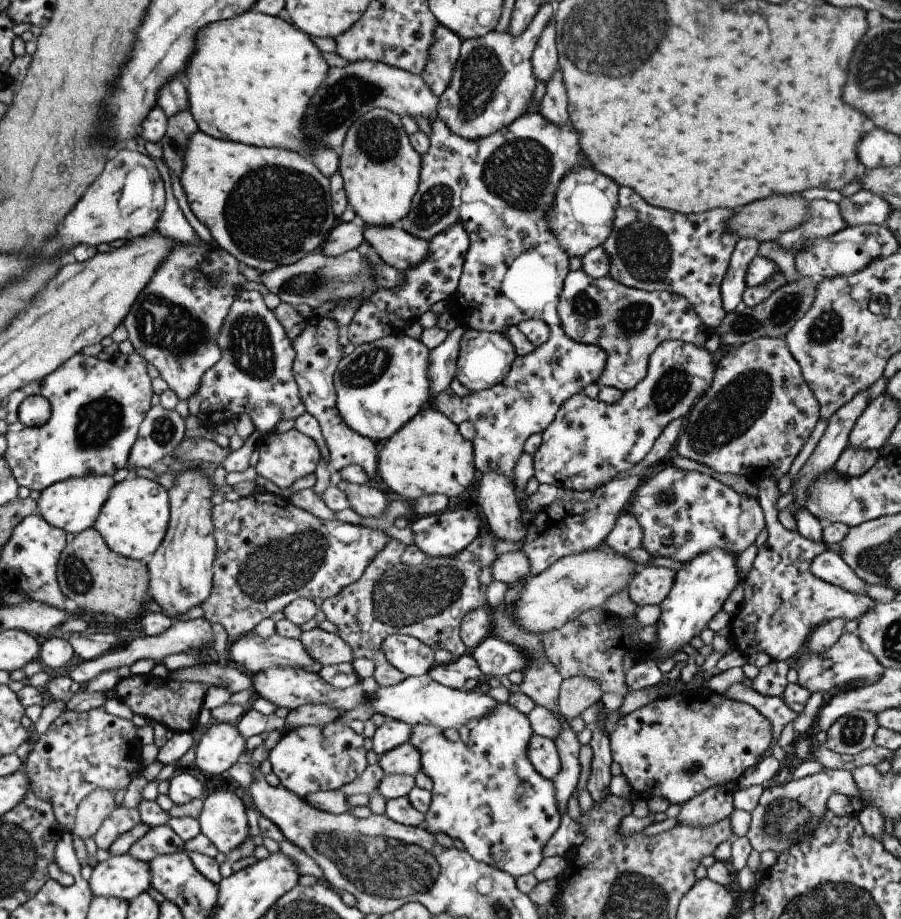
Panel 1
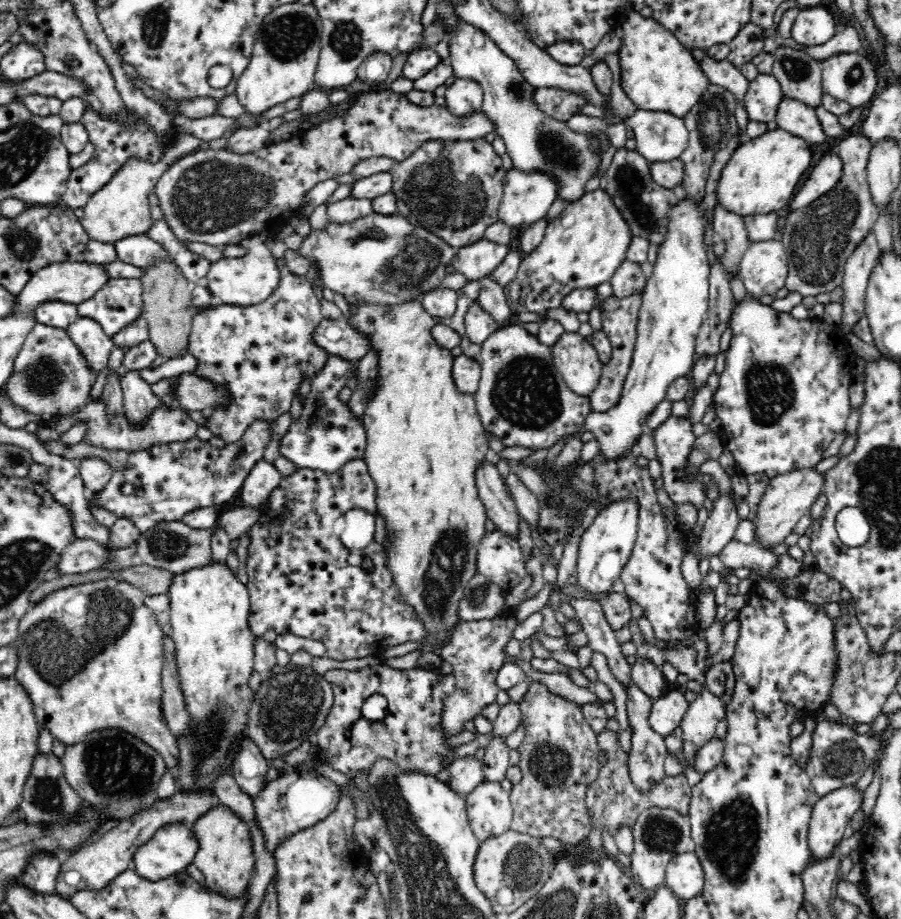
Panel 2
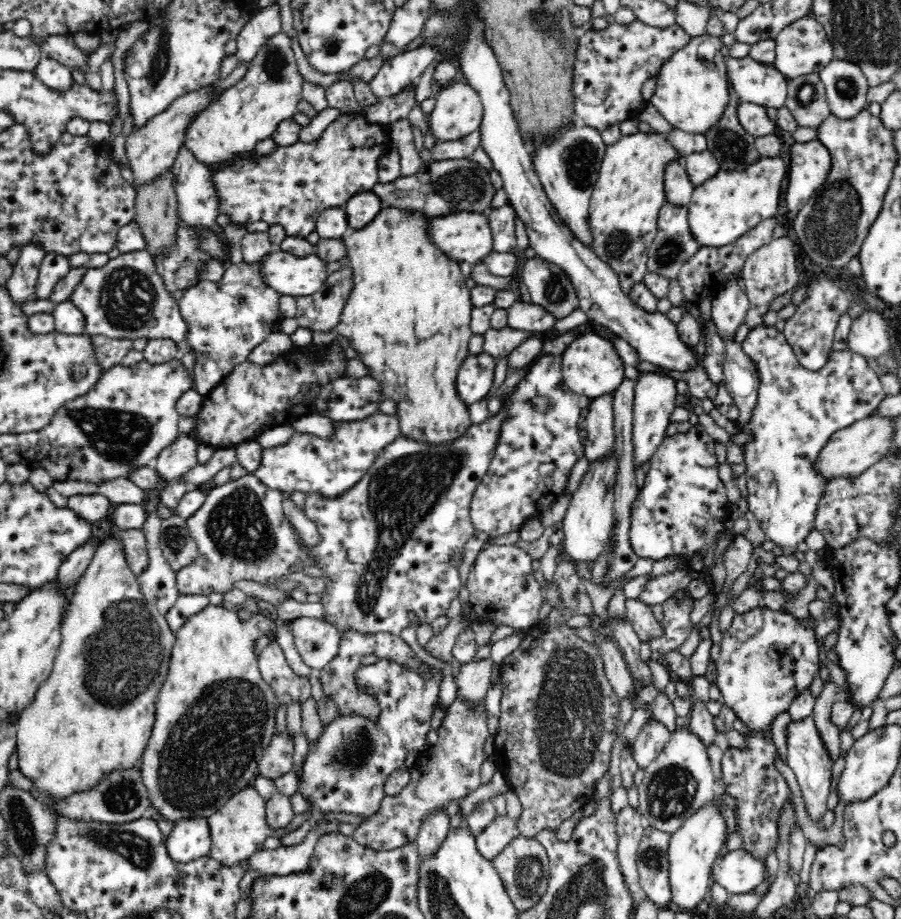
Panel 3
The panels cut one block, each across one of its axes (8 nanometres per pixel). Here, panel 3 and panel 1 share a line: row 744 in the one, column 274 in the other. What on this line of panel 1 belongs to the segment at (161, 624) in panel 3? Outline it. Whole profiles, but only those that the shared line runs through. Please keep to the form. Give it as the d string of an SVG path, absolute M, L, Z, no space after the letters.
M247 10L235 18L203 26L195 38L195 52L189 58L191 62L187 62L185 74L182 74L188 96L187 109L194 118L197 128L213 138L257 147L275 146L293 152L303 152L302 155L309 158L323 176L329 178L338 170L337 152L327 148L315 152L313 146L305 150L303 142L312 143L301 138L301 117L304 114L305 104L311 98L317 84L321 84L329 68L320 54L305 33L295 28L293 24L255 10Z

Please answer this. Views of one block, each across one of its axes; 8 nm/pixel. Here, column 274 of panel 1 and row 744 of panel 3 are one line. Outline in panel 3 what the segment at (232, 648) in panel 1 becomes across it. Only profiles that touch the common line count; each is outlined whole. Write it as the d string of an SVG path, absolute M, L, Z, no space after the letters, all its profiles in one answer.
M655 718L644 720L632 744L634 761L640 769L646 769L657 758L672 733L673 731Z

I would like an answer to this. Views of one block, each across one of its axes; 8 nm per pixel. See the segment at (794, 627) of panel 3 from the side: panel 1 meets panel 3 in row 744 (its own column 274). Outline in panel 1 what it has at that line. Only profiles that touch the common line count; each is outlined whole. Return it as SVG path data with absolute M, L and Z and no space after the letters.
M333 721L317 726L291 727L285 724L284 727L288 729L268 752L267 760L280 785L299 798L317 791L335 791L365 770L363 736L347 725Z

